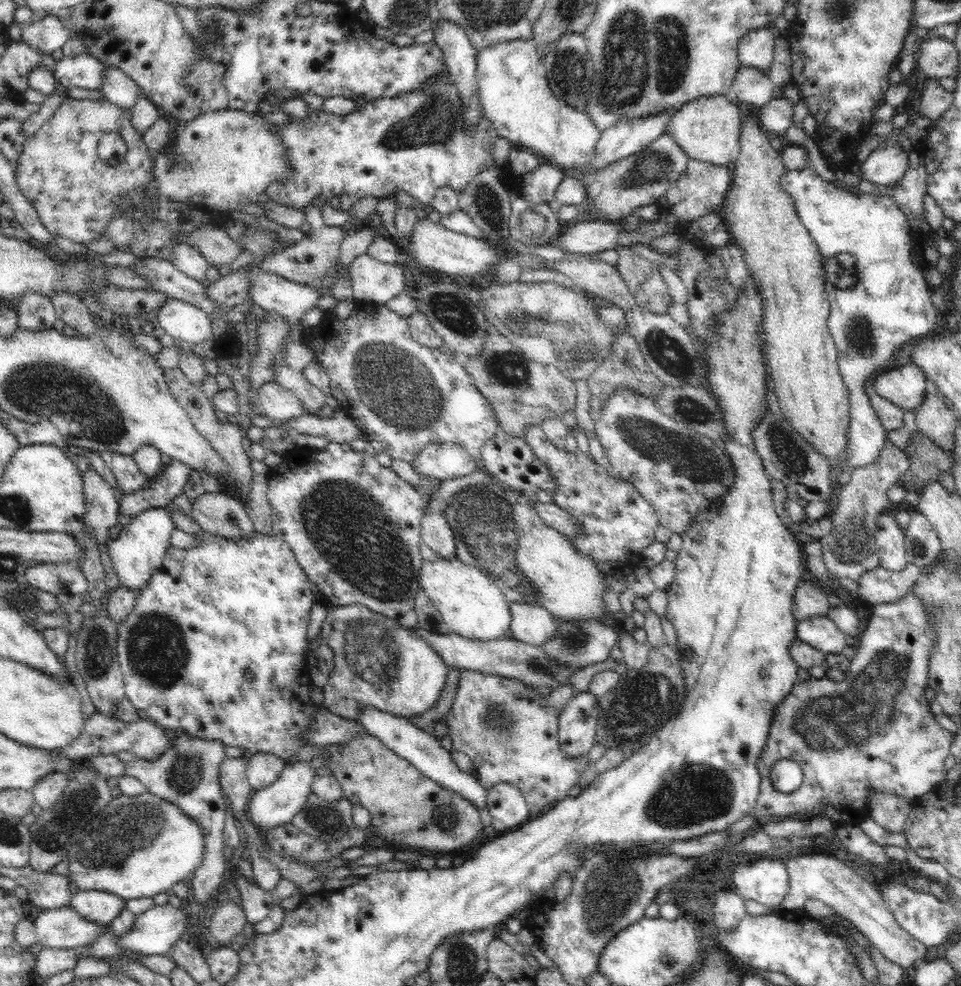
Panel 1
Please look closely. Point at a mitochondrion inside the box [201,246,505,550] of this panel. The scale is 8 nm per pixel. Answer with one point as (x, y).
(398, 388)

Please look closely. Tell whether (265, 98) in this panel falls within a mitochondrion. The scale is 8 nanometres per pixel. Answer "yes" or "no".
no

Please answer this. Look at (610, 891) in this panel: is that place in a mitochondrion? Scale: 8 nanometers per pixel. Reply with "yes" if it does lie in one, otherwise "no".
yes

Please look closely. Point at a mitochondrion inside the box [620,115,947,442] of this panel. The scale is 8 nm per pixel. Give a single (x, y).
(671, 356)

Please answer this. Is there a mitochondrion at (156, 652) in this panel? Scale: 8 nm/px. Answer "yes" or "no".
yes

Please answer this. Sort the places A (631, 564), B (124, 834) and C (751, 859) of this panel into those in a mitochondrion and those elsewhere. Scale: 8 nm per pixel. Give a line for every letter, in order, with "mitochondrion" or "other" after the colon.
A: other
B: mitochondrion
C: other

